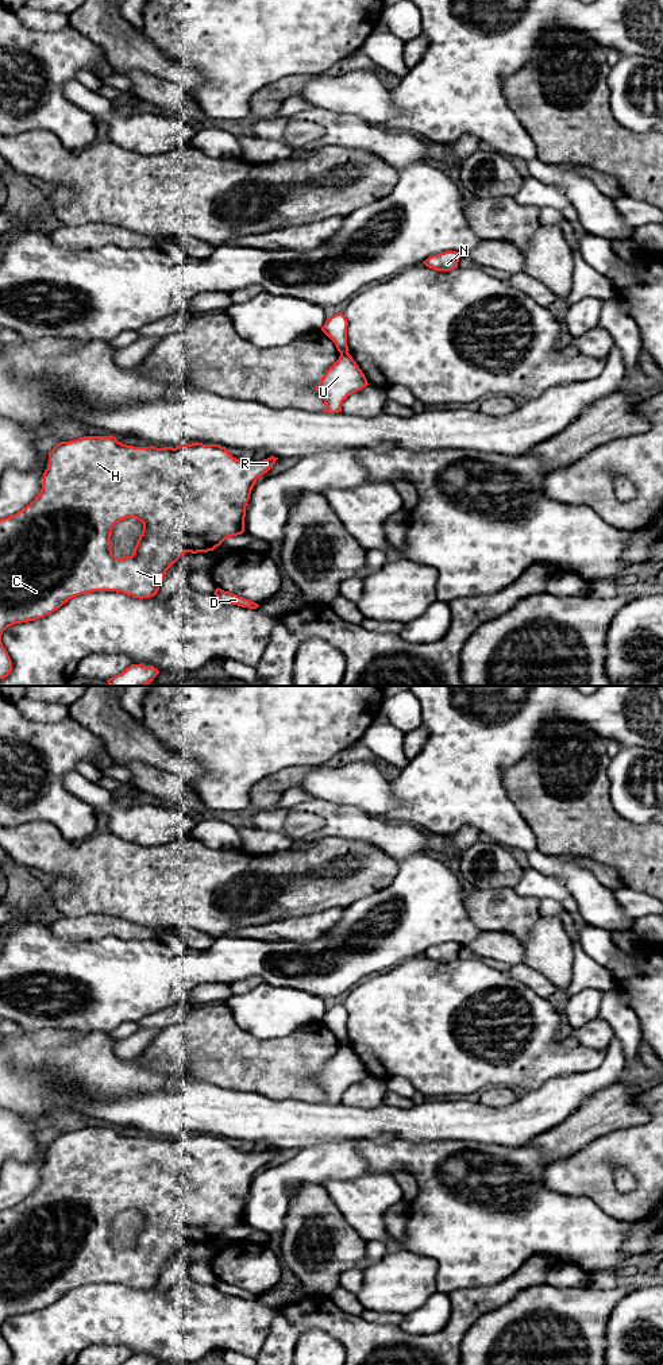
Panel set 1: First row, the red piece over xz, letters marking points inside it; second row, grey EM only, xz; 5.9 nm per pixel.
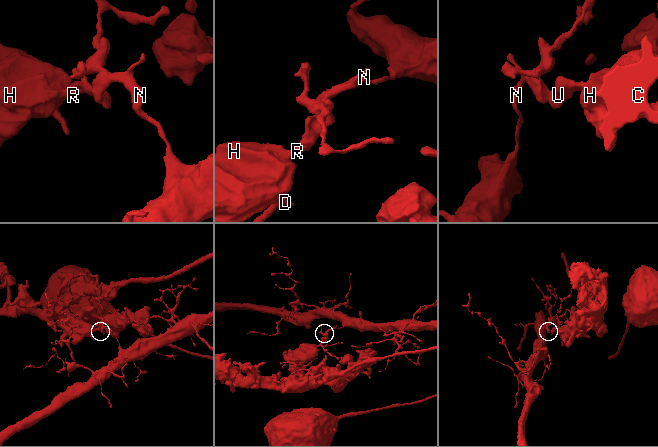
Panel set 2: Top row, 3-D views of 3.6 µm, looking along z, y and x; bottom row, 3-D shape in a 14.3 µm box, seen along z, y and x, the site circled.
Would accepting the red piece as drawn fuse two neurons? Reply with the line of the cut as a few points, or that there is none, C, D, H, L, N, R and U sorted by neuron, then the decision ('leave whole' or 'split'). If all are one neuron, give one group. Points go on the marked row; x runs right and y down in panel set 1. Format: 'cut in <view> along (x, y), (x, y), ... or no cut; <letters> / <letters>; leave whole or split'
cut in xz along (347, 351), (340, 354); C D H L R U / N; split

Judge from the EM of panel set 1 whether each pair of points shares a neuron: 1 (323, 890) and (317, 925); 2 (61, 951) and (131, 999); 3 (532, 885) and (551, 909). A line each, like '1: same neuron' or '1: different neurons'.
1: different neurons
2: same neuron
3: different neurons

